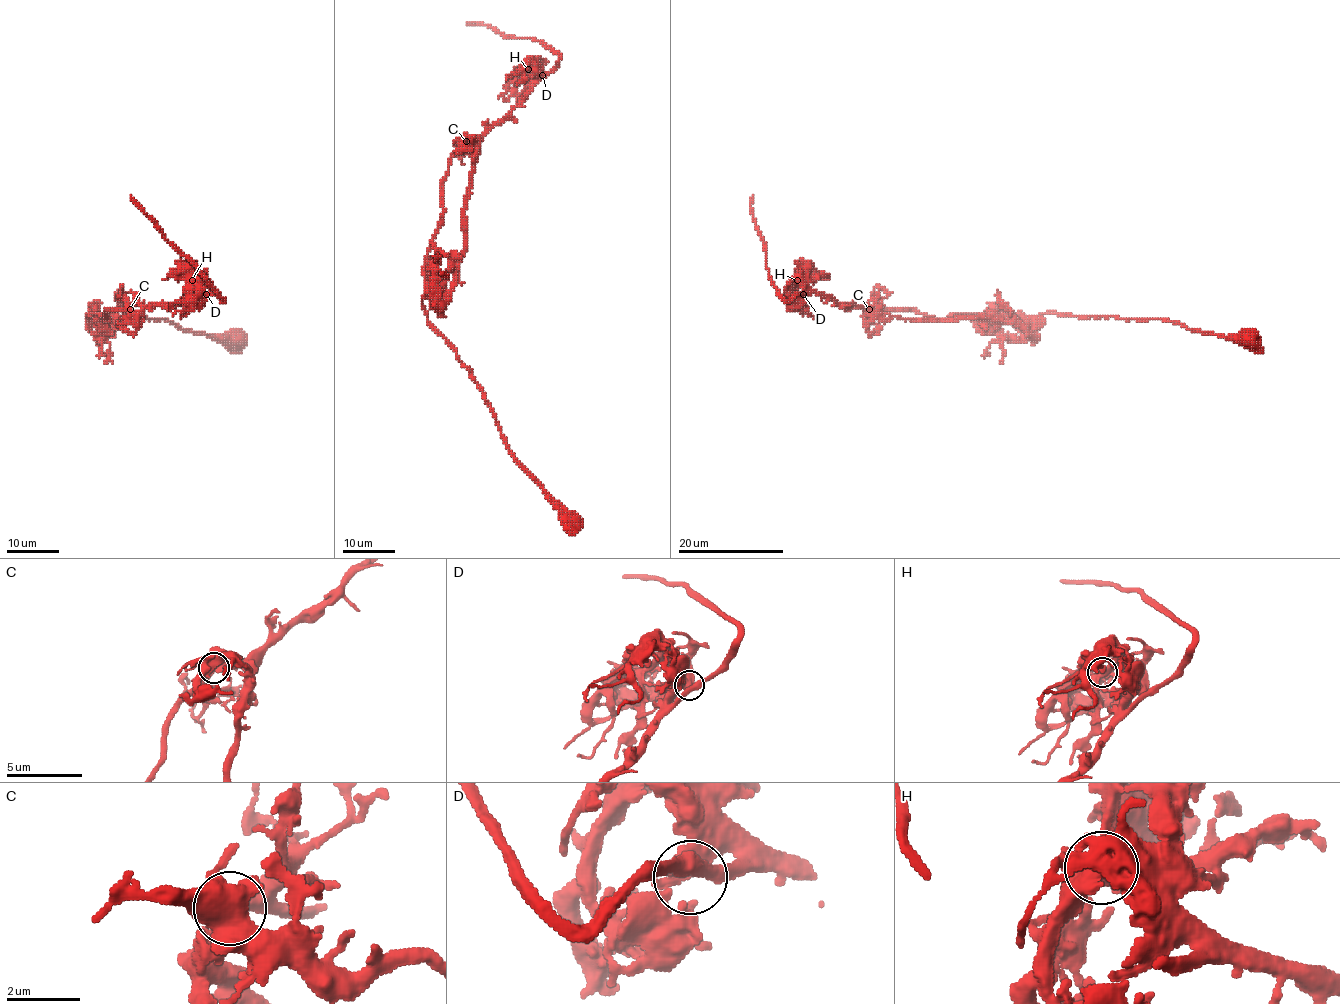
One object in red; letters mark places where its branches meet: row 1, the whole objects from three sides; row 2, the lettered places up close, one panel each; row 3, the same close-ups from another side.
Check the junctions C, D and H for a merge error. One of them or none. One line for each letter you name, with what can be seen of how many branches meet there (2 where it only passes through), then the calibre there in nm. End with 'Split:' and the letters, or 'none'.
C: 2 branches meet; 400 nm thick
Split: C

